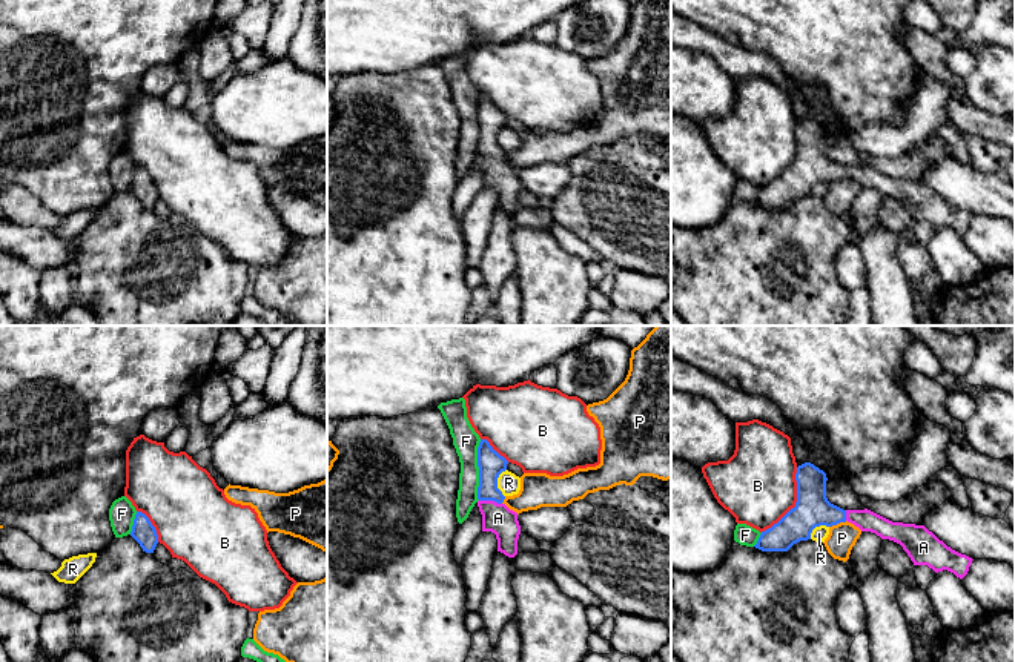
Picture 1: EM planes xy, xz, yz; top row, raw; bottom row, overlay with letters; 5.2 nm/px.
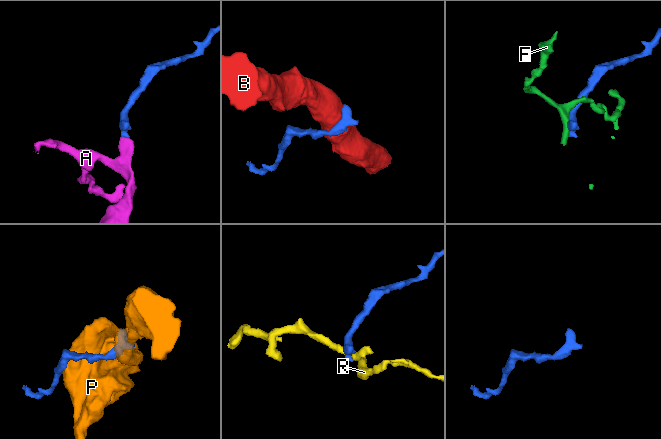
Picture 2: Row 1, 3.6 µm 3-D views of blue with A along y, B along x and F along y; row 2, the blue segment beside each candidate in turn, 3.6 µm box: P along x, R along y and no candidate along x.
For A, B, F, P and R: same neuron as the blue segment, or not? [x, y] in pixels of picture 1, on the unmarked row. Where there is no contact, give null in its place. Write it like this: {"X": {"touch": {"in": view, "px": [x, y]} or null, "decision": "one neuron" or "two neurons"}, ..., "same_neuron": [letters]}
{"A": {"touch": {"in": "xz", "px": [490, 155]}, "decision": "one neuron"}, "B": {"touch": {"in": "yz", "px": [796, 160]}, "decision": "two neurons"}, "F": {"touch": {"in": "xz", "px": [479, 126]}, "decision": "two neurons"}, "P": {"touch": {"in": "yz", "px": [837, 178]}, "decision": "two neurons"}, "R": {"touch": {"in": "xz", "px": [496, 139]}, "decision": "two neurons"}, "same_neuron": ["A"]}

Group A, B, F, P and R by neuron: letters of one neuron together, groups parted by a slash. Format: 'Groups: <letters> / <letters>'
Groups: A / B / F / P / R

